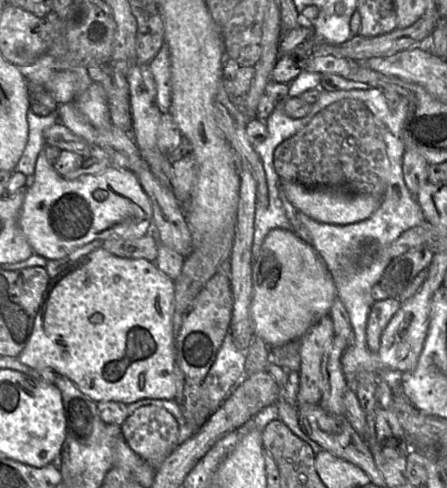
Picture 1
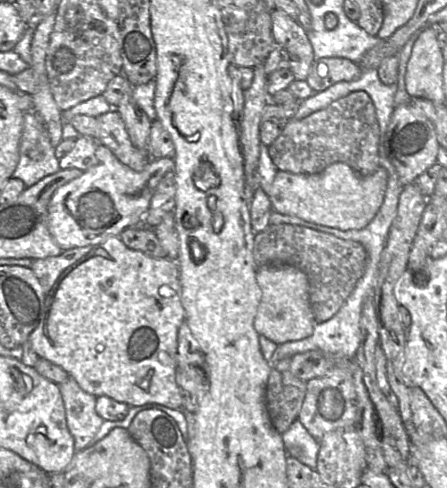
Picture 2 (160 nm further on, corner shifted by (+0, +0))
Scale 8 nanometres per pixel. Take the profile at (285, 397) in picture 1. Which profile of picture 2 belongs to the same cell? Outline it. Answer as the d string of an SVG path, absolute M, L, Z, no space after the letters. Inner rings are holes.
M296 419L281 436L288 456L316 469L320 442L310 435L299 419Z

